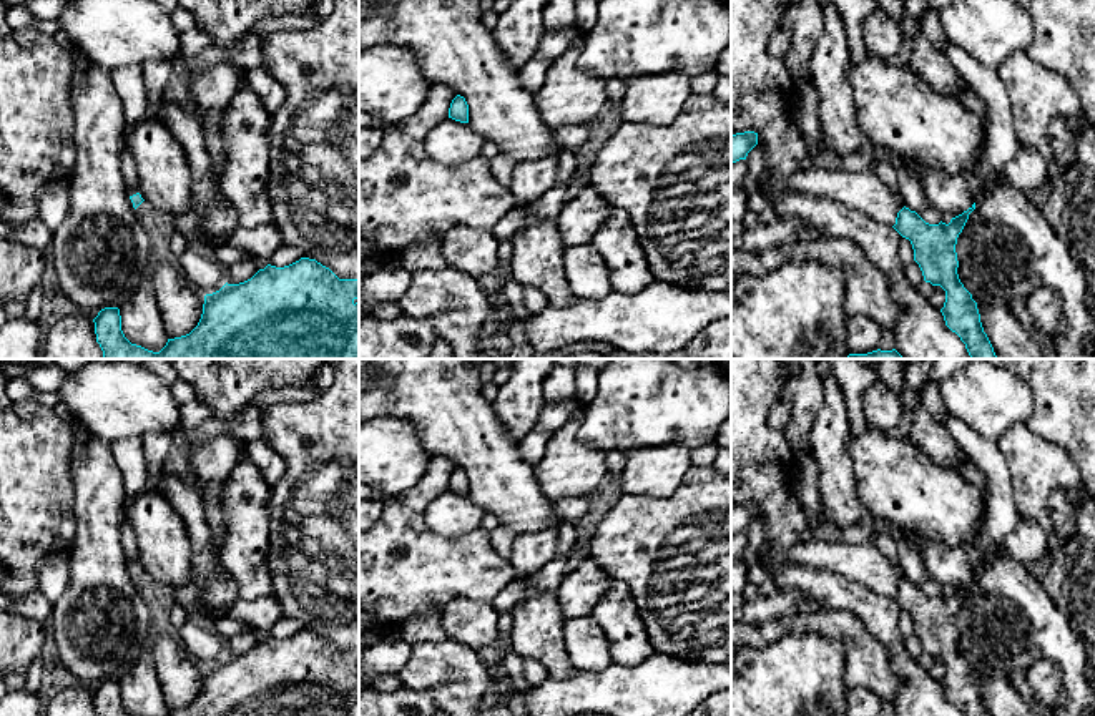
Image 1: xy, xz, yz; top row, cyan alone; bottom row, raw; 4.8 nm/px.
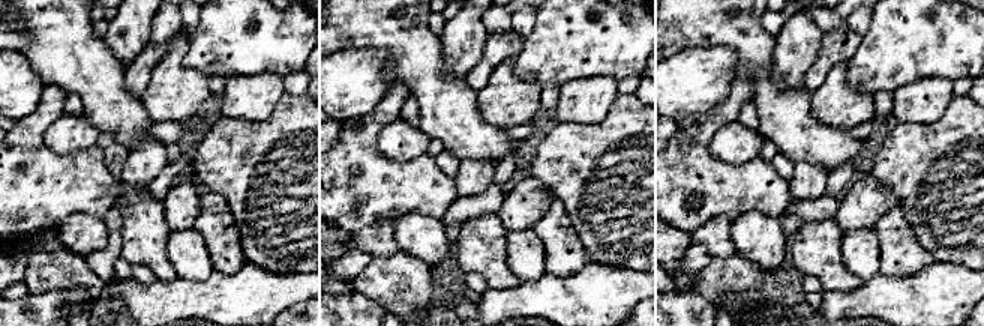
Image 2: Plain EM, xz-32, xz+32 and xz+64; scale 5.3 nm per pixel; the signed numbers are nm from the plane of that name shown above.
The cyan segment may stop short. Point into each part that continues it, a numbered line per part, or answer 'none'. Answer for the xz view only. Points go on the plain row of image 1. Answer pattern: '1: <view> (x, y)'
none

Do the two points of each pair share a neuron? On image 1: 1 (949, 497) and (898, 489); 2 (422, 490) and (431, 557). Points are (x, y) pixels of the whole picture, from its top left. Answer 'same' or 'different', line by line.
1: same
2: same

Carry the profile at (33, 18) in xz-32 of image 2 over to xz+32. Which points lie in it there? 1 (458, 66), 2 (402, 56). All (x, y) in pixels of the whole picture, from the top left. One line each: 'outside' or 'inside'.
1: outside
2: inside

